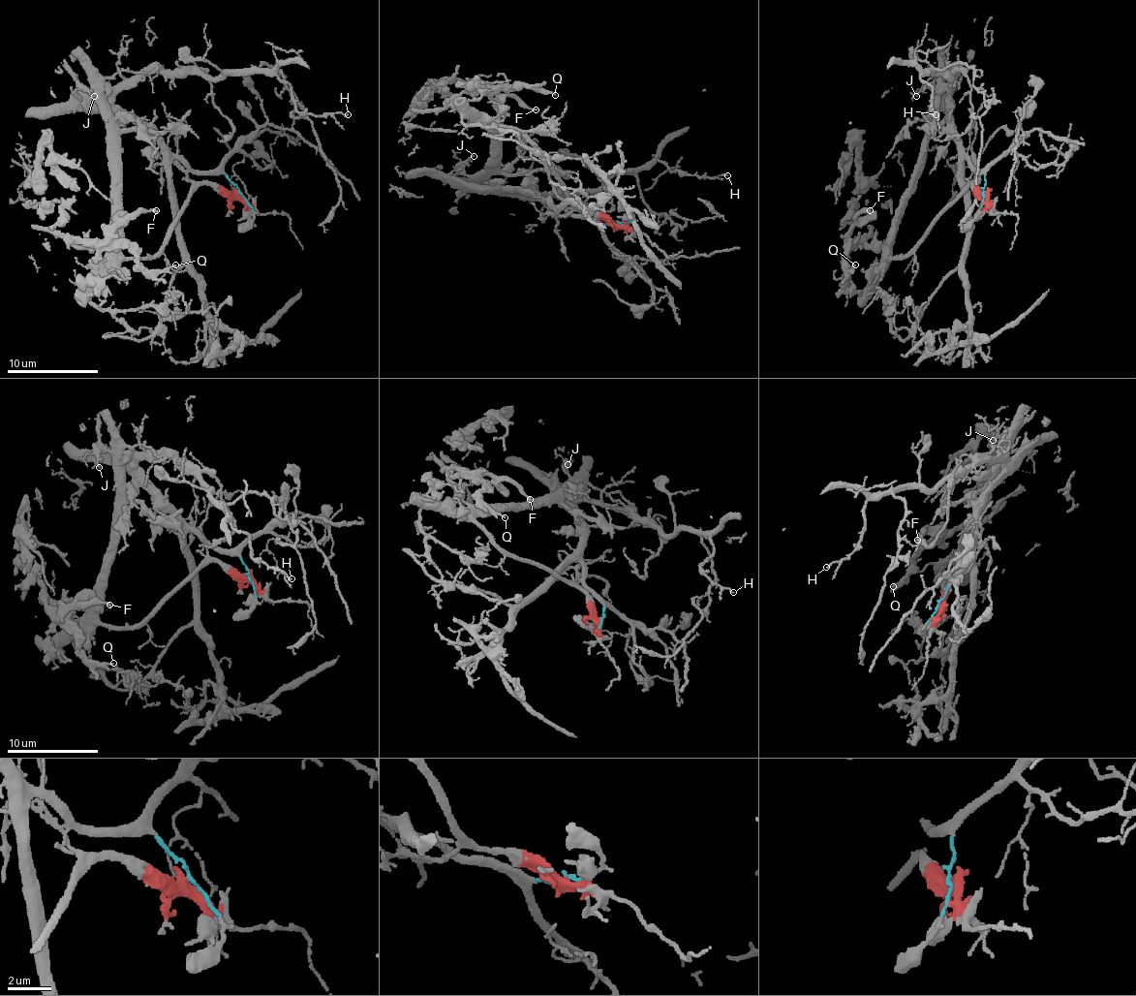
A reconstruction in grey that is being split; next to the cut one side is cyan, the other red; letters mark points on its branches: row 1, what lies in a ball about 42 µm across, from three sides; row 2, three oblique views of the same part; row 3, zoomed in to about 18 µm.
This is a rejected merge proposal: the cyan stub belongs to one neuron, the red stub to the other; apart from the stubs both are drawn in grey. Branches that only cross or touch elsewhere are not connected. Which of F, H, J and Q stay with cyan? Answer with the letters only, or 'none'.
H

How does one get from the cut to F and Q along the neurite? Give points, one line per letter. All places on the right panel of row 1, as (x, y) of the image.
F: (984, 191), (972, 184), (920, 241), (904, 255), (892, 258), (883, 248), (851, 239), (853, 221), (870, 209)
Q: (984, 191), (972, 184), (899, 258), (863, 241), (846, 248), (846, 269), (856, 264)

